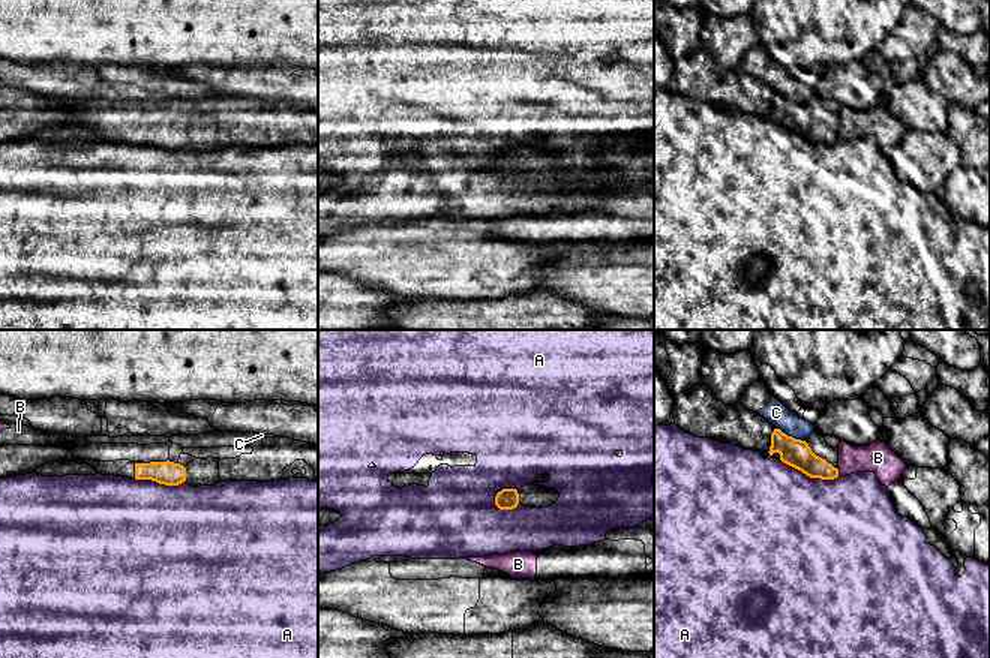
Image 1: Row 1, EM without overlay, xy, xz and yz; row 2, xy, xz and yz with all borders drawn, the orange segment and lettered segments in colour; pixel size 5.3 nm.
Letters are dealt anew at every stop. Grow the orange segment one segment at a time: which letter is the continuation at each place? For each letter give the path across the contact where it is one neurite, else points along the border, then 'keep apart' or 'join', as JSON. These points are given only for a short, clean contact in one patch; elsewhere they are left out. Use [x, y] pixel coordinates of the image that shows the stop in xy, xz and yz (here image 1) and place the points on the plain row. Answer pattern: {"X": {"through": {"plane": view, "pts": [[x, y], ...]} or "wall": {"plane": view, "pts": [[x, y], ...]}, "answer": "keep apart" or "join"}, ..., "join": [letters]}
{"A": {"answer": "keep apart"}, "B": {"wall": {"plane": "yz", "pts": [[836, 132], [839, 138]]}, "answer": "keep apart"}, "C": {"answer": "keep apart"}, "join": []}

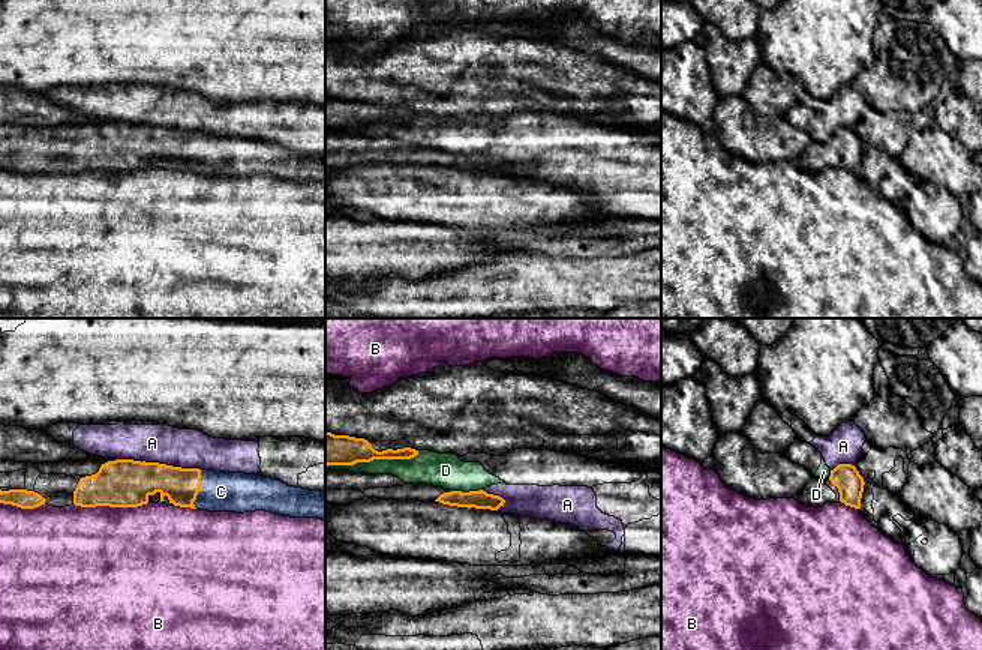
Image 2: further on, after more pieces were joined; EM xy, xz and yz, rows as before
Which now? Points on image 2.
{"A": {"wall": {"plane": "xy", "pts": [[116, 122], [158, 125], [182, 131], [197, 131], [200, 134]]}, "answer": "keep apart"}, "B": {"answer": "keep apart"}, "C": {"through": {"plane": "xy", "pts": [[180, 149], [200, 153], [221, 155]]}, "answer": "join"}, "D": {"answer": "keep apart"}, "join": ["C"]}

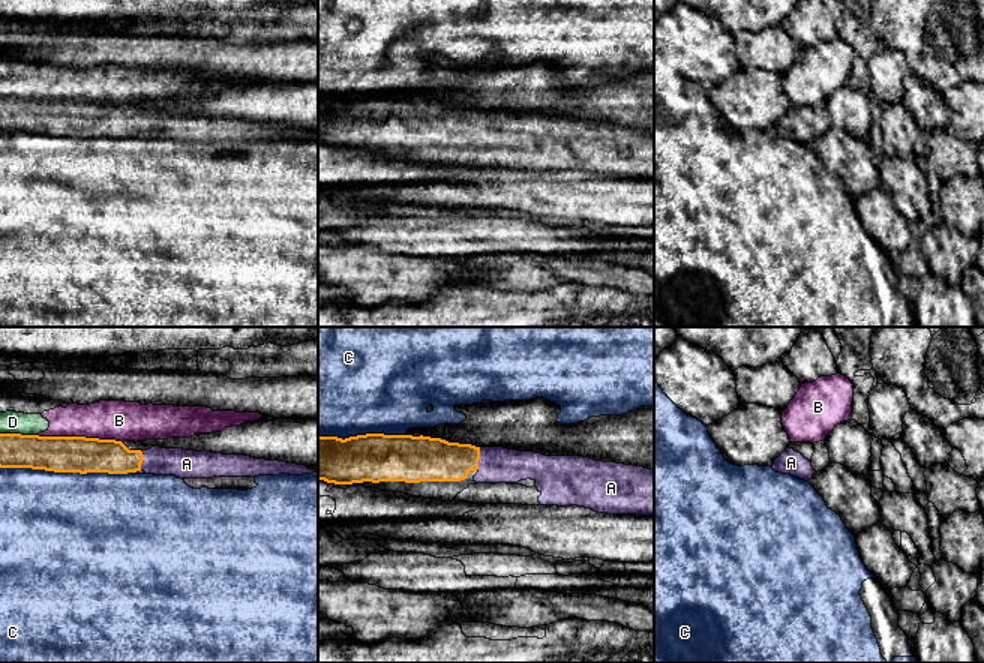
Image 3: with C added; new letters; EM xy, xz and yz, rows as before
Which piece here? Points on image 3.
{"A": {"through": {"plane": "xz", "pts": [[432, 123], [479, 122], [497, 128]]}, "answer": "join"}, "B": {"wall": {"plane": "xy", "pts": [[38, 98], [114, 102], [122, 107]]}, "answer": "keep apart"}, "C": {"answer": "keep apart"}, "D": {"answer": "keep apart"}, "join": ["A"]}

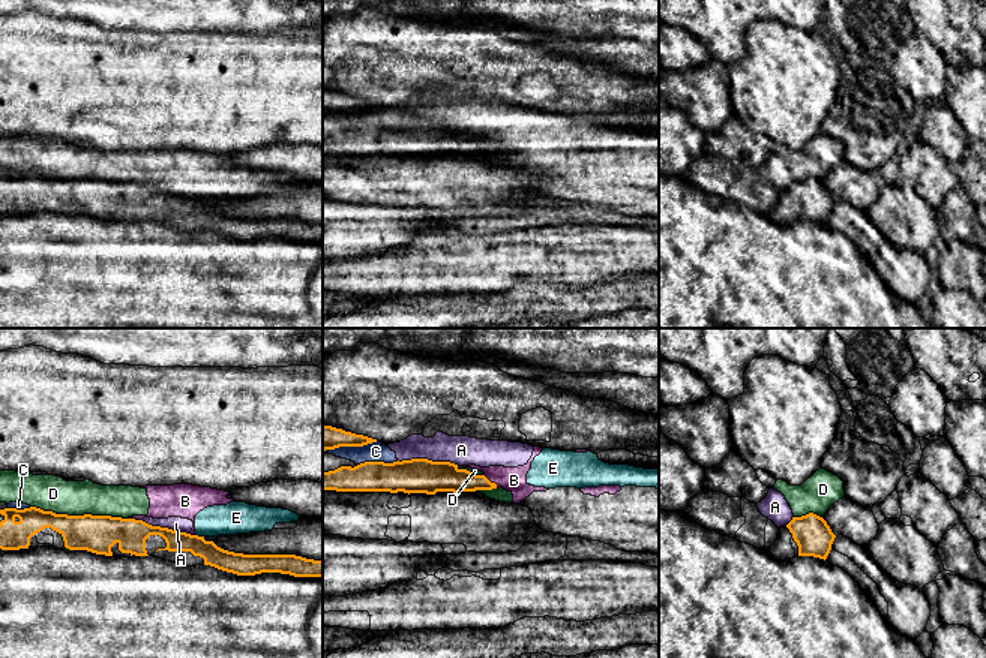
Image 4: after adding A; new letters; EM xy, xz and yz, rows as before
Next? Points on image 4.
{"A": {"wall": {"plane": "xz", "pts": [[398, 123], [449, 125], [458, 129]]}, "answer": "keep apart"}, "B": {"wall": {"plane": "xz", "pts": [[483, 140], [497, 152]]}, "answer": "keep apart"}, "C": {"answer": "keep apart"}, "D": {"wall": {"plane": "xy", "pts": [[30, 170], [56, 177], [110, 179], [126, 183]]}, "answer": "keep apart"}, "E": {"answer": "keep apart"}, "join": []}

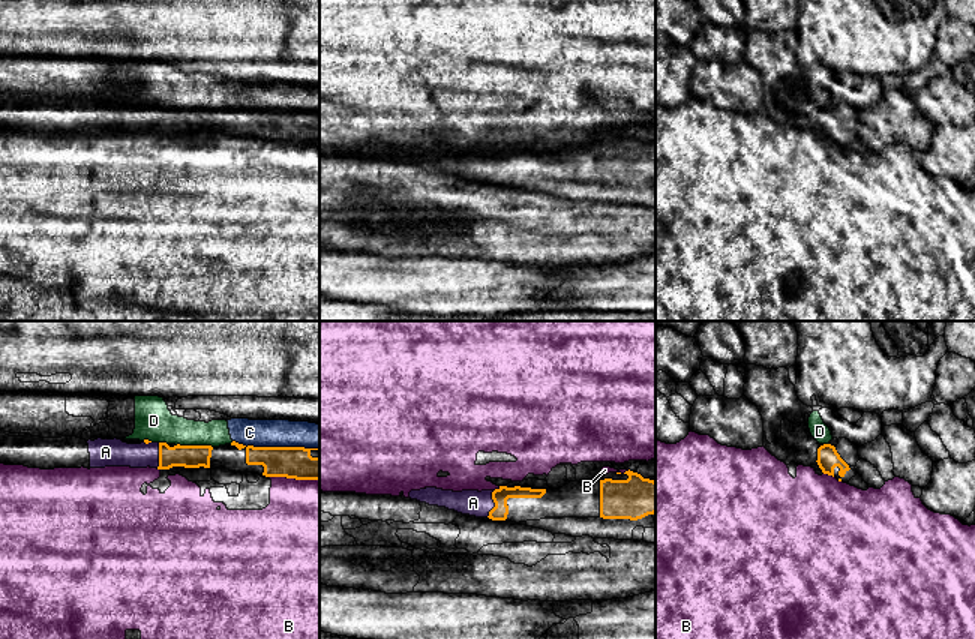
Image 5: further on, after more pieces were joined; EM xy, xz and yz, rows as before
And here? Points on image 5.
{"A": {"answer": "join"}, "B": {"answer": "keep apart"}, "C": {"answer": "keep apart"}, "D": {"wall": {"plane": "xy", "pts": [[176, 108], [209, 108], [212, 111]]}, "answer": "keep apart"}, "join": ["A"]}

